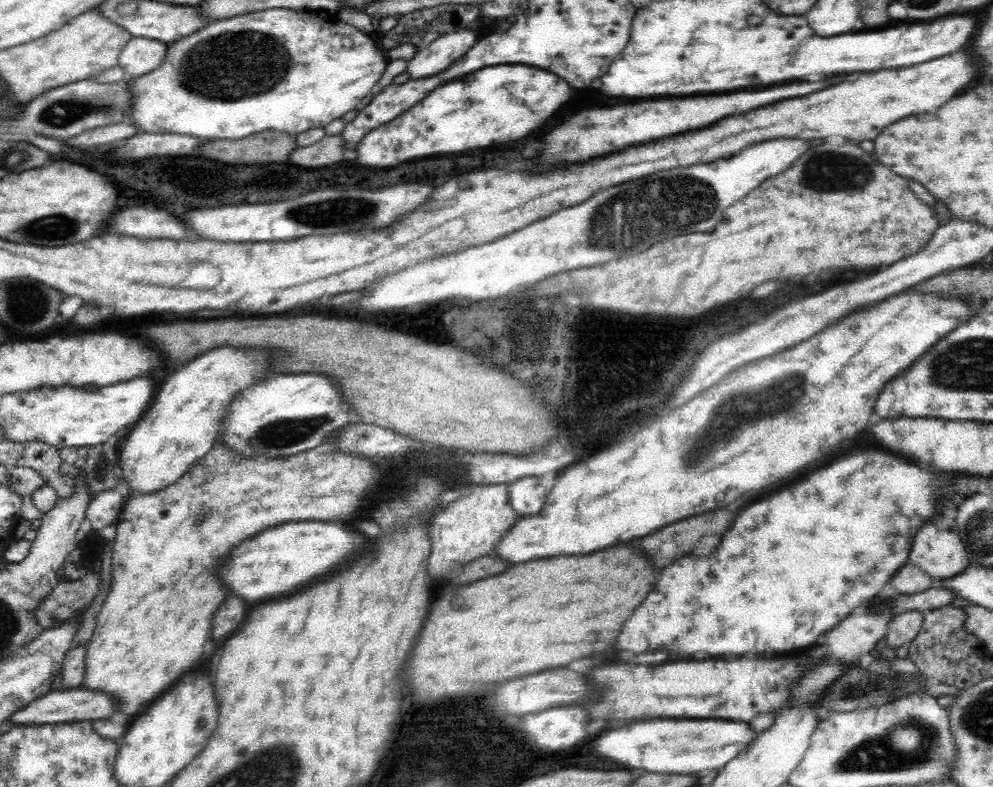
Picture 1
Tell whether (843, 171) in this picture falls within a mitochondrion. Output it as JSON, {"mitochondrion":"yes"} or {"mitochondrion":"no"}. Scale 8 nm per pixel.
{"mitochondrion":"yes"}

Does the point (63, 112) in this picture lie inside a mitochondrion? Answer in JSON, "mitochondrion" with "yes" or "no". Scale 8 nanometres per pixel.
{"mitochondrion":"yes"}

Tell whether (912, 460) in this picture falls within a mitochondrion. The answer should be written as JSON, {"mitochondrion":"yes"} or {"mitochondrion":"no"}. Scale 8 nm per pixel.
{"mitochondrion":"no"}

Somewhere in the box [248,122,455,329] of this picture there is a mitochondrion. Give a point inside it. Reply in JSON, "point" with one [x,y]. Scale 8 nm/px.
{"point":[344,211]}

